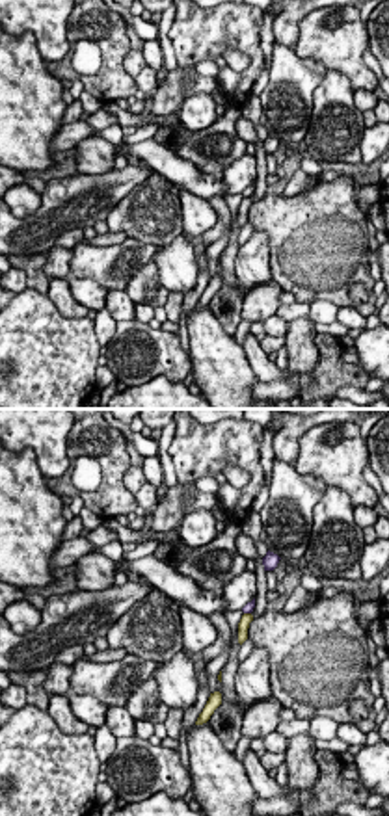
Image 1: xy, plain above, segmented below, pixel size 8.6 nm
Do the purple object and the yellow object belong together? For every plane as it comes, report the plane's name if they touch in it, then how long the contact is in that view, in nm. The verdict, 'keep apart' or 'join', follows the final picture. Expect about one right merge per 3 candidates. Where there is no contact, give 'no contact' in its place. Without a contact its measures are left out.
meets purple in xy; contact 70 nm long

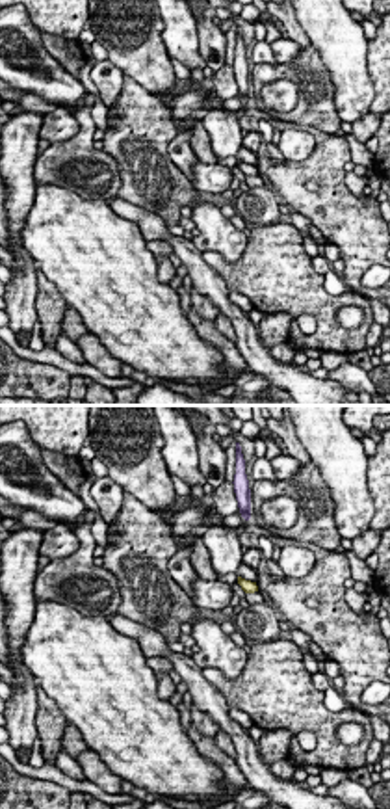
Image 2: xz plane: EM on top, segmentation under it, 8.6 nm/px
no contact

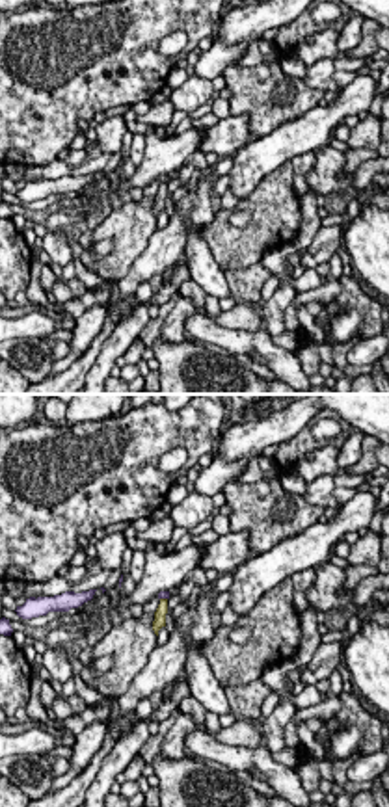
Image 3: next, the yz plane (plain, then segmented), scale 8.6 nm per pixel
meets purple in yz; contact 70 nm long

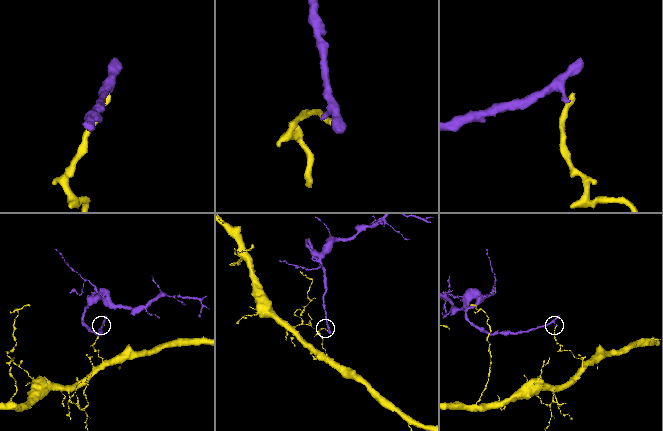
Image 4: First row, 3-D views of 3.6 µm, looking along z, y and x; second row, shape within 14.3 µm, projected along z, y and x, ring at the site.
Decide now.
keep apart

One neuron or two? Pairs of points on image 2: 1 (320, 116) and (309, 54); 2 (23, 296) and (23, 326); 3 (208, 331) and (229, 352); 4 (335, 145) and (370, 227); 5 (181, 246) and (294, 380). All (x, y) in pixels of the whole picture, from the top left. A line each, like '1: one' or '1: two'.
1: one
2: one
3: one
4: one
5: one

